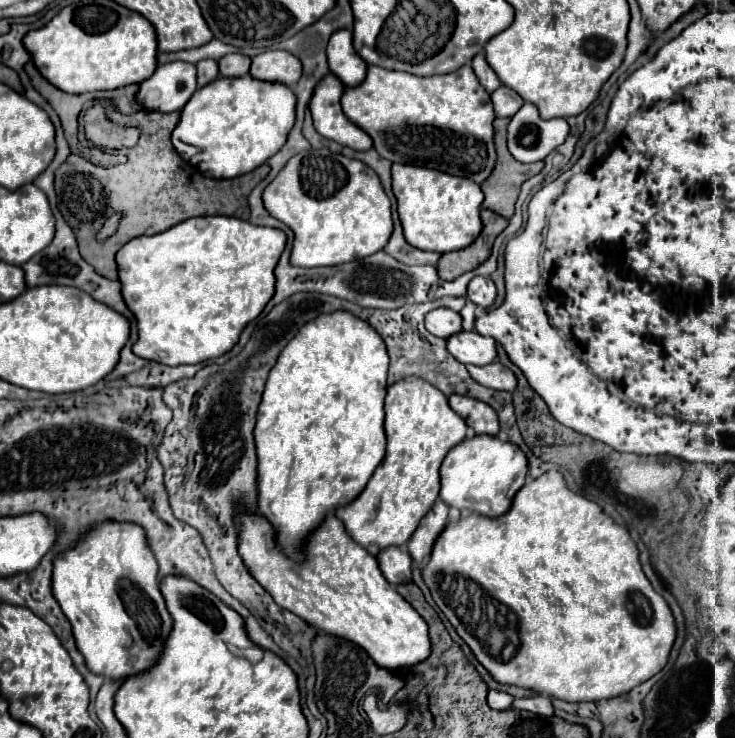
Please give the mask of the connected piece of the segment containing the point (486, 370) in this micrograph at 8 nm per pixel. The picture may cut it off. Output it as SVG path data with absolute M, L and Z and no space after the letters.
M492 362L492 364L486 364L486 366L466 366L470 376L486 386L486 388L492 388L492 390L508 390L508 392L514 392L516 388L516 376L512 374L510 368L502 366L500 362Z

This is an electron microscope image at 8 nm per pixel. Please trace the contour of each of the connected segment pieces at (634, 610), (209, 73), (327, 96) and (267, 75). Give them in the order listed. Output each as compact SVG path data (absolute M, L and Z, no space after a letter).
M548 470L540 478L532 480L530 484L524 484L518 494L514 496L512 508L502 514L500 518L488 518L480 514L464 514L458 520L450 522L442 536L436 538L432 554L422 566L422 580L428 586L432 600L440 608L440 612L446 616L446 620L454 626L456 634L470 646L476 660L492 674L492 678L500 684L514 684L522 688L532 688L540 694L548 694L566 702L596 702L604 698L612 698L632 690L634 686L648 680L640 674L652 674L662 668L662 662L666 664L668 652L676 638L676 626L672 612L662 596L654 592L648 578L642 572L640 560L638 560L638 548L634 540L630 538L628 530L616 524L596 502L572 492L566 486L564 476L558 470Z
M202 60L196 64L198 70L198 86L206 86L218 78L218 62L216 60Z
M328 72L326 78L322 78L322 82L318 82L310 98L314 128L324 138L334 140L342 146L348 146L352 150L370 150L372 140L368 138L368 134L364 134L364 130L352 124L340 108L342 90L344 90L344 84L332 72Z
M268 50L252 58L250 76L262 82L282 82L290 88L296 86L302 76L302 64L298 58L286 50Z

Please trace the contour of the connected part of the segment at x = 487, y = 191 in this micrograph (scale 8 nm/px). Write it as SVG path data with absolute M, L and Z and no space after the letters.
M506 146L496 148L498 148L498 162L494 166L494 174L490 174L486 182L482 182L484 192L482 206L504 218L510 218L514 214L514 202L518 198L522 182L538 174L544 168L544 162L522 164L508 154Z

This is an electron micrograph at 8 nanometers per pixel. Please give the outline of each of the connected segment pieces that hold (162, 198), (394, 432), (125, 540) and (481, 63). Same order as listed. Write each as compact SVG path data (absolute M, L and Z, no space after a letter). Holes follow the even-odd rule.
M136 112L132 114L134 122L126 124L126 126L134 126L140 130L140 138L138 144L134 148L130 148L126 152L128 162L114 166L114 168L58 168L54 172L54 188L60 200L60 210L62 216L66 218L68 226L74 230L76 240L78 240L78 248L82 258L94 266L94 270L98 270L98 274L102 274L104 278L110 280L118 280L118 270L116 270L116 262L114 256L116 252L132 238L142 236L142 234L156 234L162 230L172 228L174 224L180 224L192 216L234 216L240 220L248 220L250 210L248 210L248 194L252 192L252 188L268 174L268 166L260 166L258 170L232 178L232 180L210 180L206 176L202 176L196 168L192 168L190 164L186 164L178 152L174 150L174 146L170 144L170 134L176 128L178 120L180 120L180 112L172 112L172 114L158 114L158 112ZM114 212L122 212L124 220L120 222L116 234L104 242L96 242L94 236L100 230L102 222L112 216ZM88 246L94 248L94 252L88 252Z
M414 376L398 380L388 388L384 410L386 410L384 428L388 438L386 456L370 476L366 488L352 502L338 506L334 510L334 514L344 522L348 534L360 546L364 546L372 556L378 556L378 552L386 546L404 546L410 540L410 536L418 528L418 522L434 506L438 498L438 490L440 490L438 470L444 456L452 446L460 444L466 438L466 428L468 428L466 422L462 422L462 418L458 418L458 414L454 414L454 410L448 406L448 398L438 388Z
M106 520L54 560L52 594L72 624L78 650L94 674L124 680L152 666L170 634L172 618L158 588L158 564L142 526Z
M484 52L476 54L476 58L472 58L472 70L474 70L478 82L480 82L488 92L492 92L492 90L496 90L496 88L500 86L498 76L494 74L494 70L488 66L488 62L486 62L486 58L484 58Z

